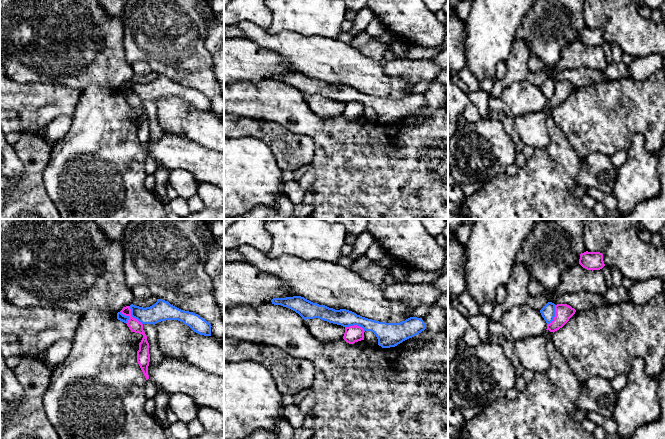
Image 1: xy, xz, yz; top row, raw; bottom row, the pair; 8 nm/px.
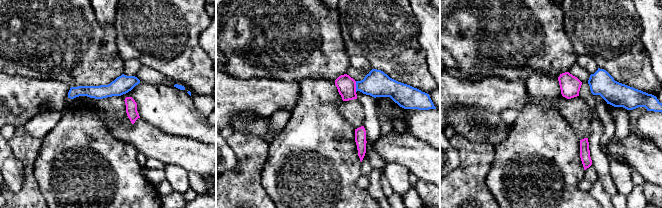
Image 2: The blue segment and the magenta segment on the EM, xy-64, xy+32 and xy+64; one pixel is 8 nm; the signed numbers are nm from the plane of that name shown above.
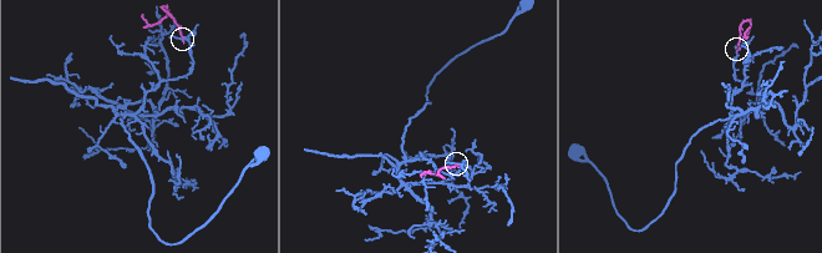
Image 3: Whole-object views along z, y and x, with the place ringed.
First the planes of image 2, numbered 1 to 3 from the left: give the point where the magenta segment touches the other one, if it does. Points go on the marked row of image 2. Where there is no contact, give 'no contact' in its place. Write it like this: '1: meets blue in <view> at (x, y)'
1: no contact
2: meets blue in xy+32 at (356, 86)
3: no contact

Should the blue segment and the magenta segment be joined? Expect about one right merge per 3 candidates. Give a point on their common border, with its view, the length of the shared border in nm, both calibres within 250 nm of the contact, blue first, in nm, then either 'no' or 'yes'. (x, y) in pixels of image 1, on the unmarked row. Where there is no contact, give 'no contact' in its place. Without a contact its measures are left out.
meets blue in xy at (131, 91); contact 220 nm long; 160 nm thick on the blue side, 100 nm on the other; no

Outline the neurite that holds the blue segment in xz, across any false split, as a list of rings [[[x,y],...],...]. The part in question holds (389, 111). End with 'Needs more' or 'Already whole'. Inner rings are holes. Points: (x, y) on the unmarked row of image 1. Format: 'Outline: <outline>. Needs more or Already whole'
Outline: [[[301,72],[273,74],[271,78],[274,81],[281,81],[295,87],[304,96],[319,94],[343,103],[360,102],[364,107],[373,108],[378,115],[378,121],[382,124],[395,123],[426,105],[422,94],[410,93],[400,99],[379,98],[346,85],[335,86],[325,81],[319,81]]]. Already whole

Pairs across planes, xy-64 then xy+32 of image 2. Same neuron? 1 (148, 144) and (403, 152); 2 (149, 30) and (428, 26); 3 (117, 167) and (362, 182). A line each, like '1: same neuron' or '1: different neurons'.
1: same neuron
2: different neurons
3: different neurons

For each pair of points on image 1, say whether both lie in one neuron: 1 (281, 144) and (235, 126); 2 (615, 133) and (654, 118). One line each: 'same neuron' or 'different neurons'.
1: same neuron
2: same neuron

